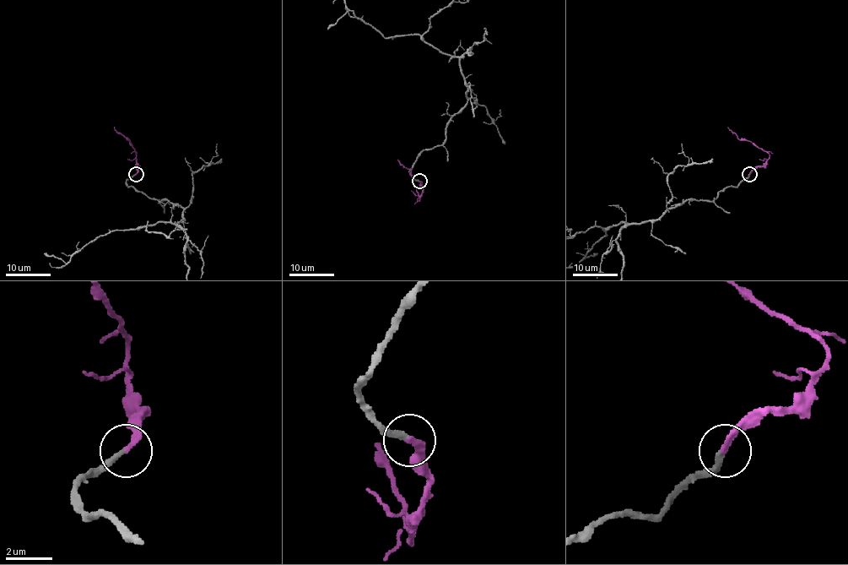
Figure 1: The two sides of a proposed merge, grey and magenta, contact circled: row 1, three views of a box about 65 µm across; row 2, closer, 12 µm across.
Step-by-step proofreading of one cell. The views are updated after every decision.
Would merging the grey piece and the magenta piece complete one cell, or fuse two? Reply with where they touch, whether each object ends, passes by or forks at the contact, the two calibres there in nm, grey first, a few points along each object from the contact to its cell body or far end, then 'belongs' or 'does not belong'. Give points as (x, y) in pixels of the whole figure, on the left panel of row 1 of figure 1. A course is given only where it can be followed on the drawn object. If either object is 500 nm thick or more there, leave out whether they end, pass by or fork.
(136, 174) | grey ends | magenta ends | 240/240 nm | grey via (135, 174), (129, 186), (183, 209), (183, 220), (110, 230), (83, 246), (57, 269) | magenta via (135, 174), (138, 165), (132, 144), (114, 127) | belongs

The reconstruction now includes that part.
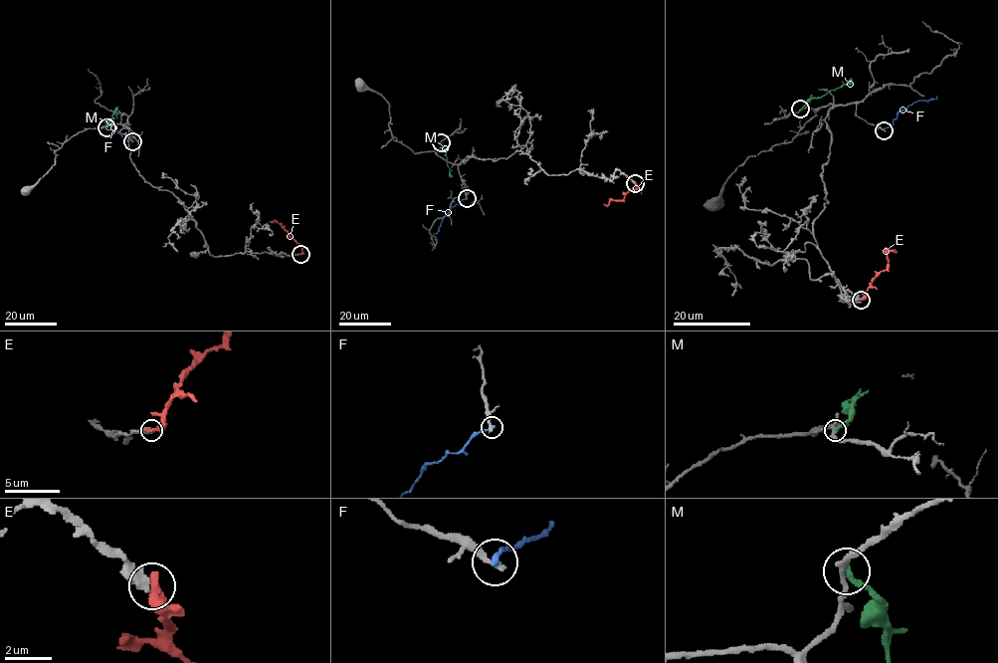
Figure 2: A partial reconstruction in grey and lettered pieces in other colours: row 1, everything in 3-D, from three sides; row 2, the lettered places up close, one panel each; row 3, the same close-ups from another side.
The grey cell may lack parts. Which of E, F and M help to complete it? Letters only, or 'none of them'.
none of them

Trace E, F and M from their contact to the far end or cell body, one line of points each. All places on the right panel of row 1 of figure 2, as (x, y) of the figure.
E: (861, 299), (871, 282), (887, 267), (888, 252), (893, 250)
F: (884, 129), (894, 123), (898, 113), (908, 106), (918, 101), (938, 99)
M: (801, 109), (810, 100), (836, 90), (852, 78)

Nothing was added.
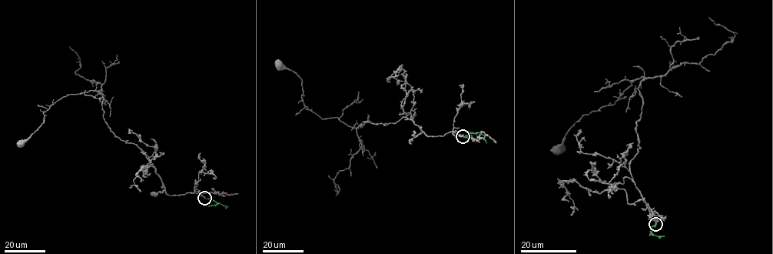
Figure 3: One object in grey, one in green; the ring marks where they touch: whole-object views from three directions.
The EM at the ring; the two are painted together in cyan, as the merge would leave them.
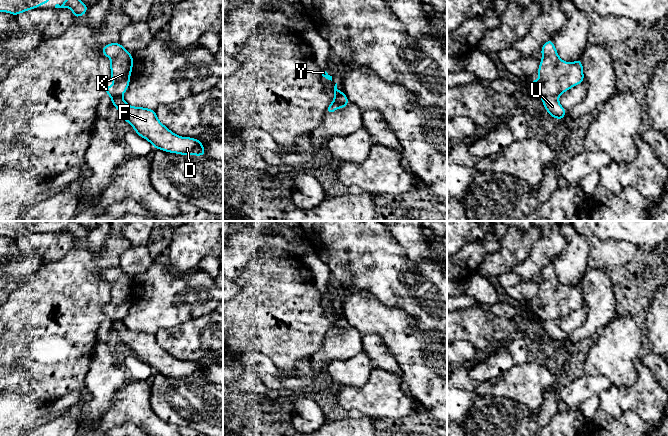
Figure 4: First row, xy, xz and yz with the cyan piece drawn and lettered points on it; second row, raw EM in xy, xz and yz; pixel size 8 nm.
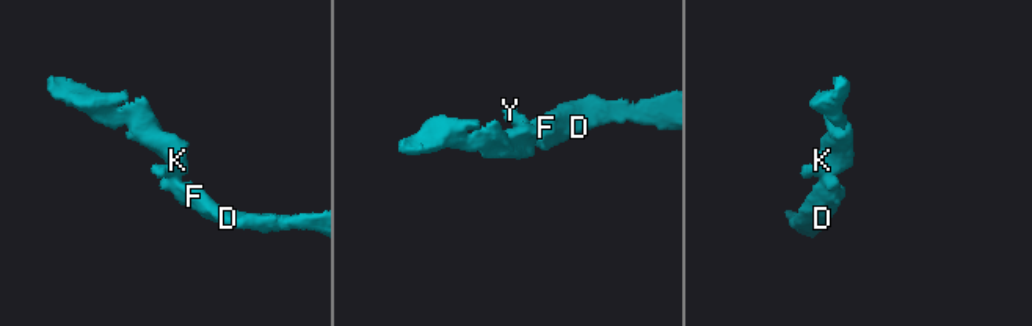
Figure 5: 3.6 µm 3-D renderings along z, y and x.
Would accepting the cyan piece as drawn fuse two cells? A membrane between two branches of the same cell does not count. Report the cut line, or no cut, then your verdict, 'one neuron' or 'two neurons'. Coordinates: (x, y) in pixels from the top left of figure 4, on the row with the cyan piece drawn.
cut yz (558, 95), (544, 95), (542, 97); two neurons

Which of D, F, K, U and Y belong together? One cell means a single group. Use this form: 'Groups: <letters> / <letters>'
Groups: D F U / K Y

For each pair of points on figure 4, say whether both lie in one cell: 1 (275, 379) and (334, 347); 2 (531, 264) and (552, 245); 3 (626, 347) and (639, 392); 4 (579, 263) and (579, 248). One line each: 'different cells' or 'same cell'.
1: same cell
2: same cell
3: different cells
4: same cell

